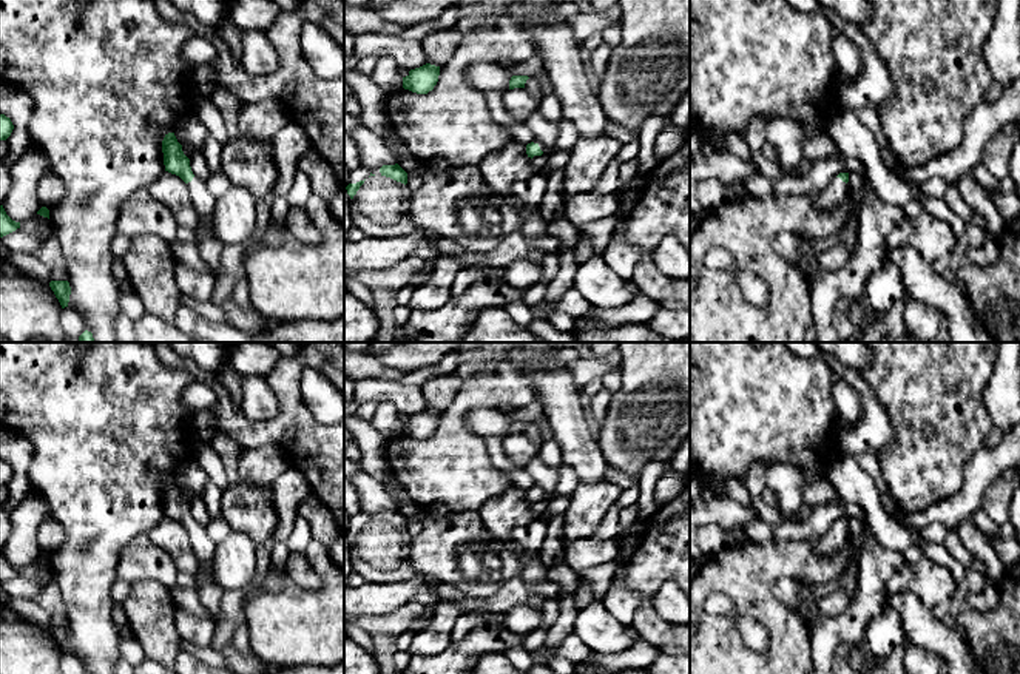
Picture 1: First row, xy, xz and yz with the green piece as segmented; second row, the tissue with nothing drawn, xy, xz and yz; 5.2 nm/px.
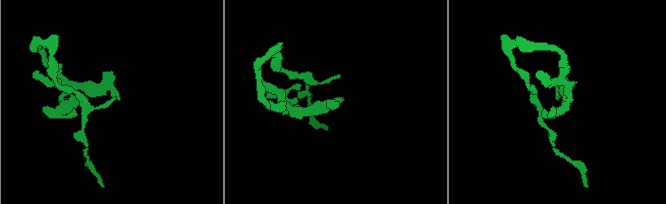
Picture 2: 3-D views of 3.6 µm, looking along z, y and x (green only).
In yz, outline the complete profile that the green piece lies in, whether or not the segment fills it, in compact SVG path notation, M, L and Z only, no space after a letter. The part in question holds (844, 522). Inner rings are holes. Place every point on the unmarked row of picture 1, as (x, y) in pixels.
M839 518L835 527L830 527L826 534L812 537L815 552L818 555L835 555L849 537L849 518Z

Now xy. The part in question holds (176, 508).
M174 478L165 480L162 498L165 517L179 521L188 531L191 548L205 574L204 585L198 591L199 600L211 615L213 623L216 623L221 620L221 600L224 595L222 588L214 583L211 574L216 544L208 537L207 529L193 520L190 504L184 500L182 490L177 487Z

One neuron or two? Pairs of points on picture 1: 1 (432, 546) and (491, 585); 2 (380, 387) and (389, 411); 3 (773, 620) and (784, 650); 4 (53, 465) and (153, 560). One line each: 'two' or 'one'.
1: one
2: two
3: one
4: two

